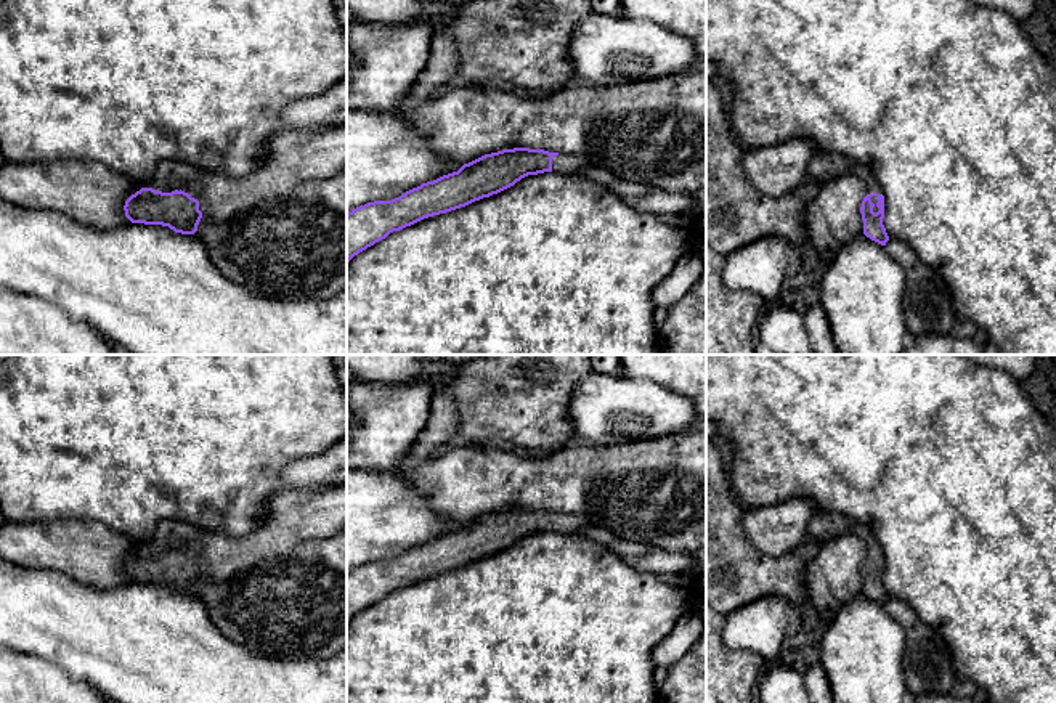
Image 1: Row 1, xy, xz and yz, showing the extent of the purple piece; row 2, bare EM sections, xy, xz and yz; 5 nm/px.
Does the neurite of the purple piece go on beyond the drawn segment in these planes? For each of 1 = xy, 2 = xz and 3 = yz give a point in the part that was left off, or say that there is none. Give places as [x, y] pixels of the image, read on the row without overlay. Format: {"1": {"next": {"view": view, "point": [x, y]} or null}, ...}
{"1": {"next": {"view": "xy", "point": [291, 516]}}, "2": {"next": {"view": "xz", "point": [564, 524]}}, "3": {"next": {"view": "yz", "point": [824, 525]}}}

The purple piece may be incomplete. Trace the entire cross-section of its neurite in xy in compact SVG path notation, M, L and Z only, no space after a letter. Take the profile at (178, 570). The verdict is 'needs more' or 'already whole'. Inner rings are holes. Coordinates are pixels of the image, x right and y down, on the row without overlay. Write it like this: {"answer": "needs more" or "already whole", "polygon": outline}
{"answer": "needs more", "polygon": "M347 485L323 490L282 490L265 502L260 526L246 536L204 531L180 522L160 522L151 546L132 554L124 570L132 583L162 584L175 592L194 594L202 578L223 581L265 559L281 557L303 541L331 538L343 526L347 526ZM189 541L202 547L197 559L181 549Z"}

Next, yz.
{"answer": "needs more", "polygon": "M815 512L806 530L806 534L812 536L820 546L844 533L852 533L865 541L867 555L860 567L863 594L871 600L886 605L889 595L883 584L884 555L875 533L868 526L843 514Z"}

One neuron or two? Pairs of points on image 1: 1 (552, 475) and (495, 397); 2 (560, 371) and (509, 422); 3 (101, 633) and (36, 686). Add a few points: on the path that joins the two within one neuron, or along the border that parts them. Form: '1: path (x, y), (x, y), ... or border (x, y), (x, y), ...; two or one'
1: border (565, 448), (532, 458); two
2: path (548, 384), (522, 410); one
3: border (23, 654), (32, 654), (52, 662), (90, 686); two

